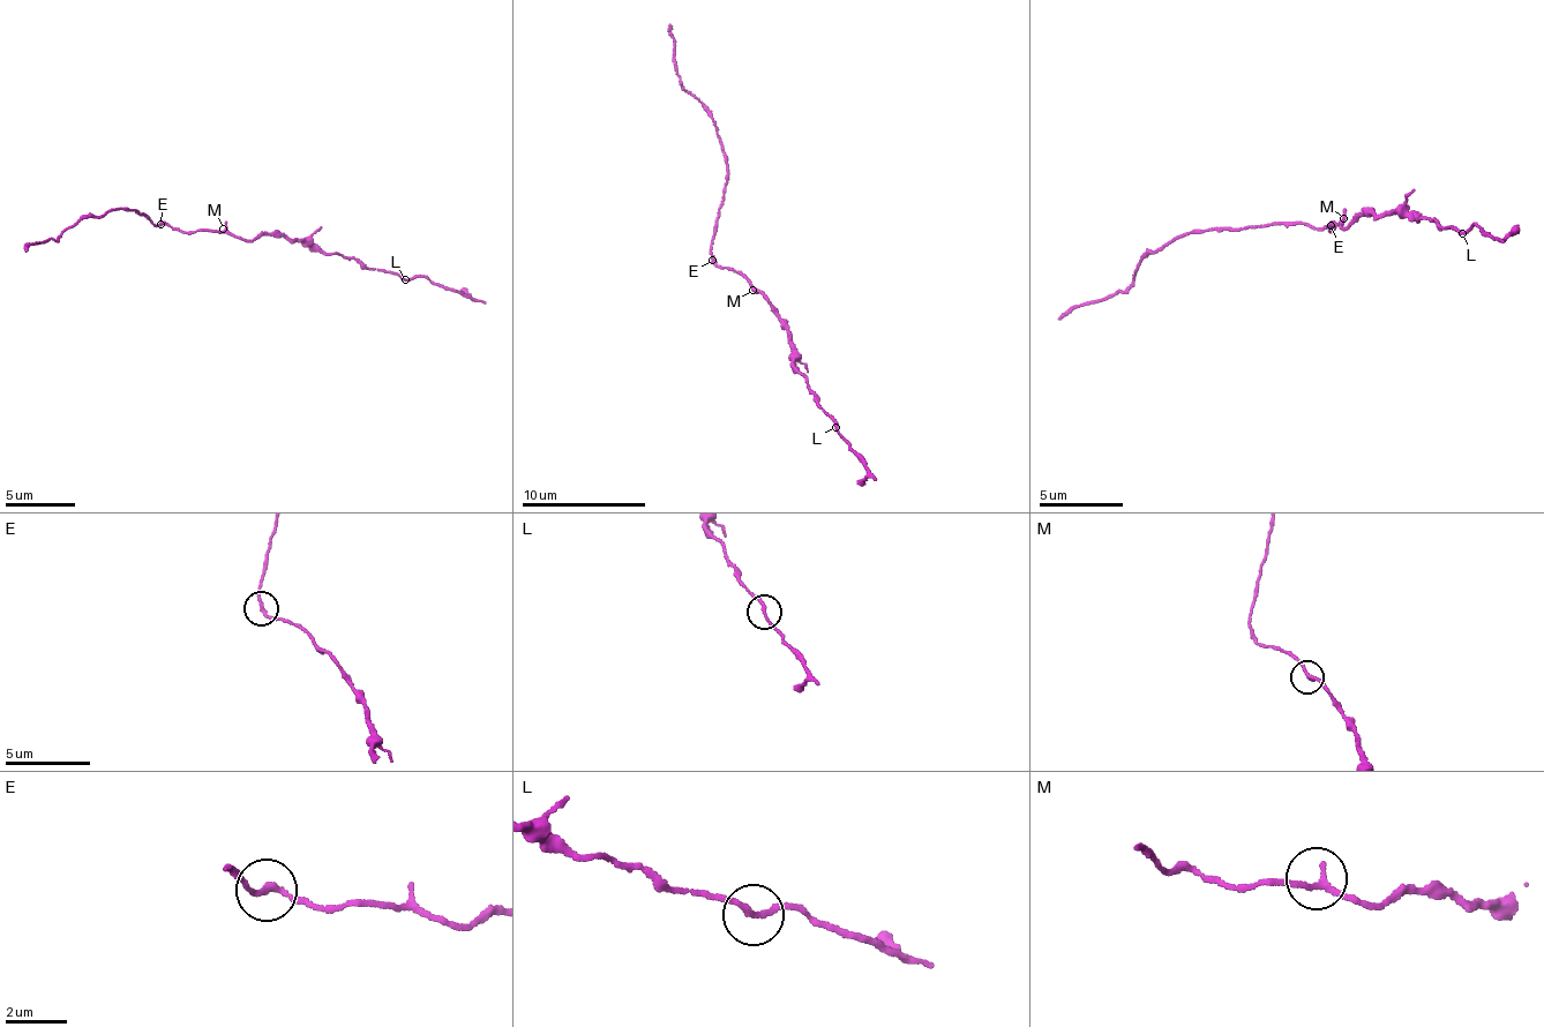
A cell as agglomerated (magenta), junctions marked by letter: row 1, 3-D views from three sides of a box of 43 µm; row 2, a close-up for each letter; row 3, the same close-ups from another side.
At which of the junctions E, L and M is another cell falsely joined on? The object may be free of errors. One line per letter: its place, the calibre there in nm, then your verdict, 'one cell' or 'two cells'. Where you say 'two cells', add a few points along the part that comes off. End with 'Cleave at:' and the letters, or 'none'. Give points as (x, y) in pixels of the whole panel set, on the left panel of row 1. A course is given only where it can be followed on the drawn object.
E: place (160, 224); calibre 170 nm; one cell
L: place (405, 279); calibre 160 nm; one cell
M: place (223, 229); calibre 190 nm; one cell
Cleave at: none

